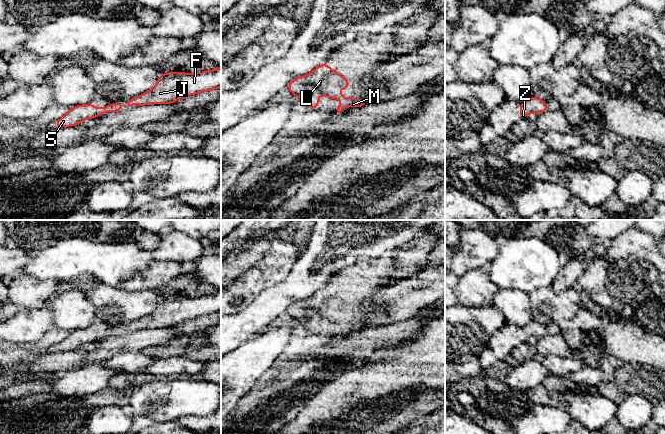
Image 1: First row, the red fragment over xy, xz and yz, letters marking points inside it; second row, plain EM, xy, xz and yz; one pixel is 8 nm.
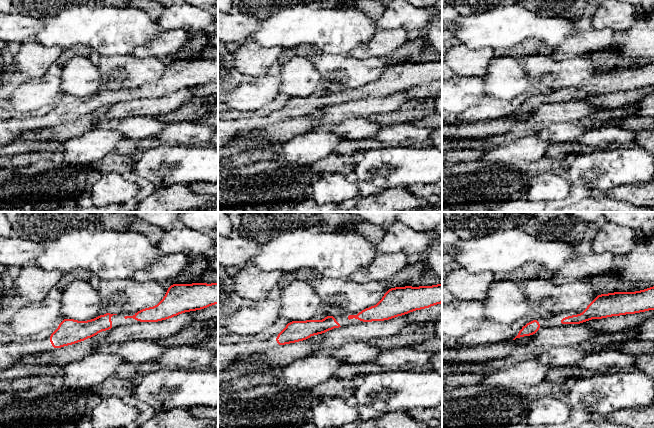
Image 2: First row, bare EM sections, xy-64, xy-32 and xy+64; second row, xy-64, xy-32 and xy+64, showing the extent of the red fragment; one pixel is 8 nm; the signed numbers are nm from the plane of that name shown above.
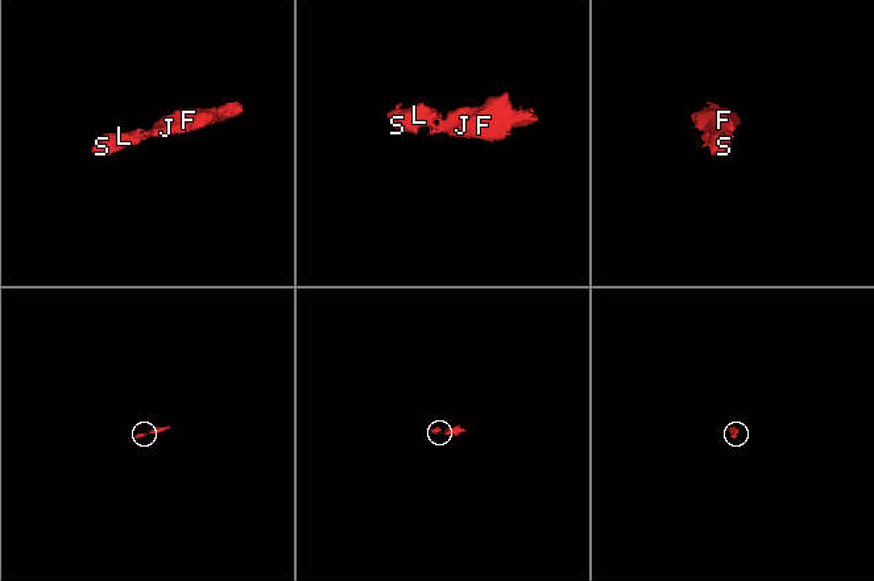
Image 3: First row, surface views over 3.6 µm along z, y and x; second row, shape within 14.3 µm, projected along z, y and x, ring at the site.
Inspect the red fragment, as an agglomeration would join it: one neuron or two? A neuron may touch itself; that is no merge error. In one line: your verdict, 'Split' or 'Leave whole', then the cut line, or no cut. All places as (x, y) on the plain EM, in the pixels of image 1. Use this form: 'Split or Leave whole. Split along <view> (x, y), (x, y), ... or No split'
Leave whole. No split

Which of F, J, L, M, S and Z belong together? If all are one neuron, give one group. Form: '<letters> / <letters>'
F J L M S Z

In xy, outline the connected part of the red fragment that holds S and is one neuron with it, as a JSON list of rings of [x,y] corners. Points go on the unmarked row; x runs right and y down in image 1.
[[[120,325],[101,332],[96,332],[92,326],[88,326],[84,329],[77,329],[71,331],[63,341],[55,345],[55,352],[76,350],[87,343],[97,342],[104,337],[120,336],[123,334],[121,330],[122,327]]]

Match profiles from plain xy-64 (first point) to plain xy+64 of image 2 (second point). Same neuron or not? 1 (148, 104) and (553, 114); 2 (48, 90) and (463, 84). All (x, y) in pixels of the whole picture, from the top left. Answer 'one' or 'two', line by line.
1: one
2: one

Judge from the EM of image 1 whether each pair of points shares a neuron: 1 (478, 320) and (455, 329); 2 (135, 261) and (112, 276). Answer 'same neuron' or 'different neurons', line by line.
1: same neuron
2: same neuron

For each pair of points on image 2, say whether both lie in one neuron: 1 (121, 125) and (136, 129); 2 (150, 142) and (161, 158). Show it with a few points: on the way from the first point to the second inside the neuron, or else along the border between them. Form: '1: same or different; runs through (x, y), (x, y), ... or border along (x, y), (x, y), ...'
1: same; runs through (125, 126), (132, 128)
2: different; border along (163, 144), (148, 148), (137, 156)

